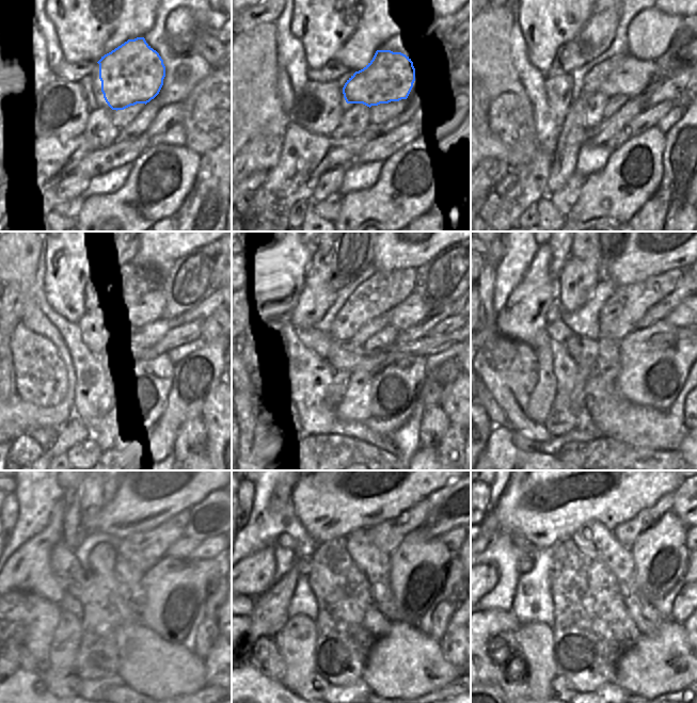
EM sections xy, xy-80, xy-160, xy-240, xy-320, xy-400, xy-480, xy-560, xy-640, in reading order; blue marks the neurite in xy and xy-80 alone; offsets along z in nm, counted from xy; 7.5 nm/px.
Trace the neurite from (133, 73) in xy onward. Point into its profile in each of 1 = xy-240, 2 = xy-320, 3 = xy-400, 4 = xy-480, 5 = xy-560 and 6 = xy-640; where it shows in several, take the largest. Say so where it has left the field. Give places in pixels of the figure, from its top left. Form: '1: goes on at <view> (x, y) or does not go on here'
1: goes on at xy-240 (153, 305)
2: goes on at xy-320 (411, 312)
3: goes on at xy-400 (682, 314)
4: goes on at xy-480 (209, 547)
5: goes on at xy-560 (448, 538)
6: goes on at xy-640 (687, 532)

